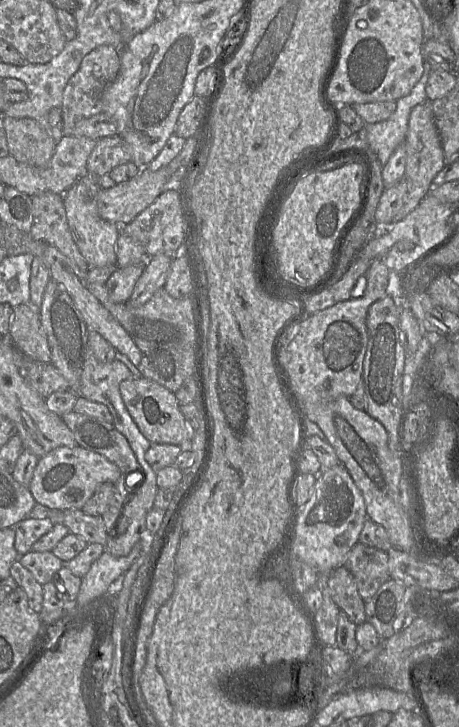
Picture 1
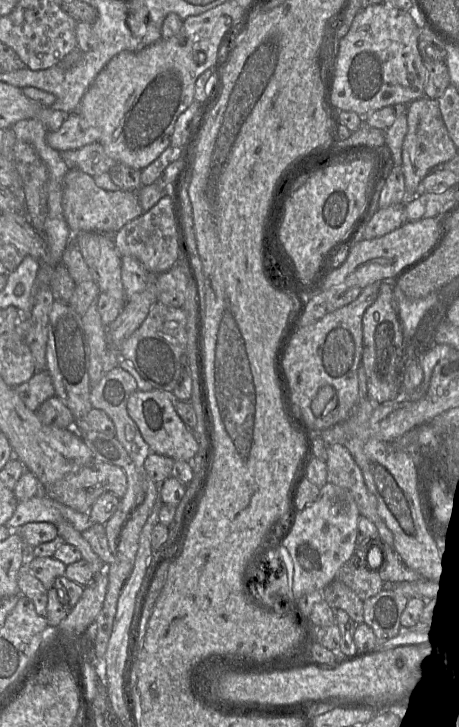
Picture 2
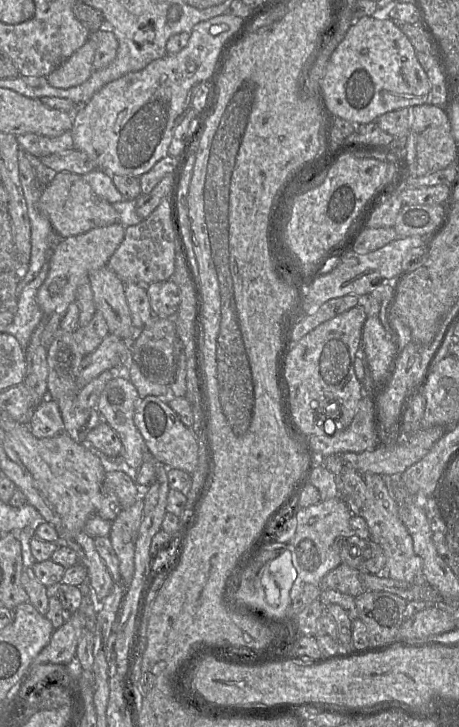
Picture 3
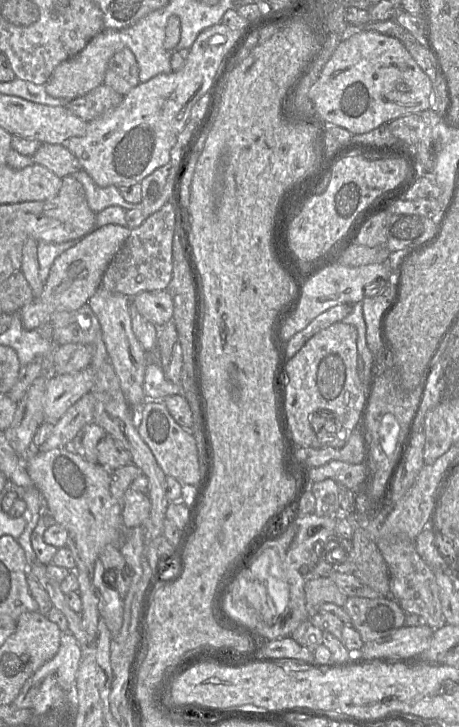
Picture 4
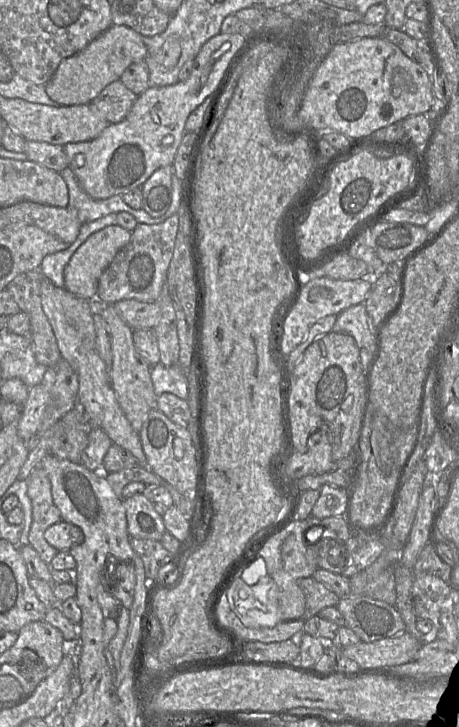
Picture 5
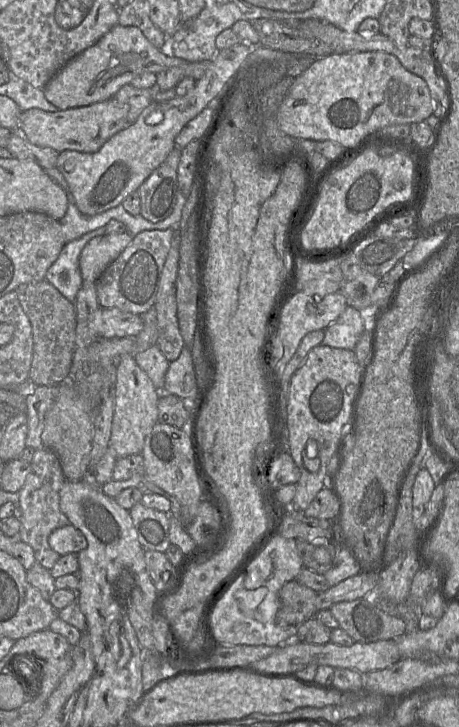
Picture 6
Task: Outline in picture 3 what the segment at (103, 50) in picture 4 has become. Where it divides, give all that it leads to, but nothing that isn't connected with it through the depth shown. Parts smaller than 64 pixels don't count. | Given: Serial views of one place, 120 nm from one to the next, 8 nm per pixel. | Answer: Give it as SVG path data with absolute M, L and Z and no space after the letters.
M90 38L65 62L48 76L49 84L55 88L67 89L81 85L91 76L95 54L95 42Z

